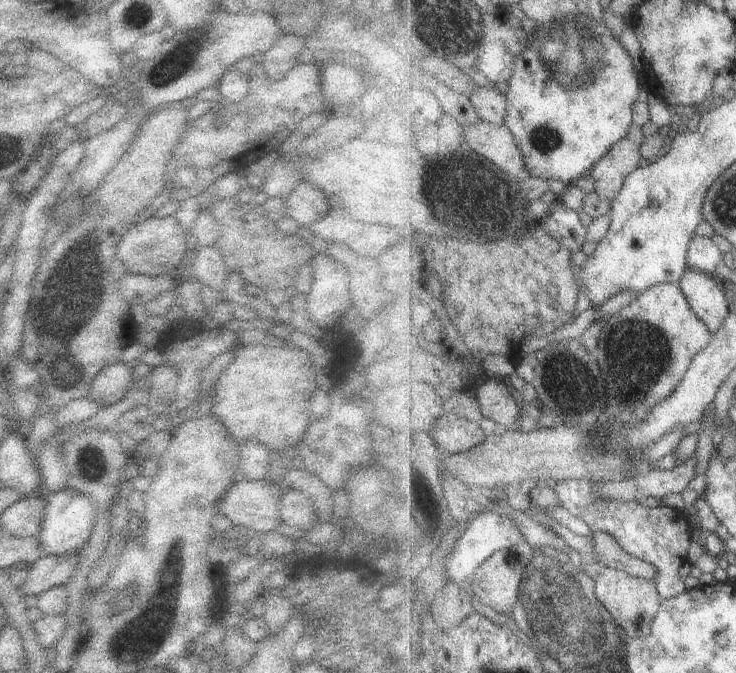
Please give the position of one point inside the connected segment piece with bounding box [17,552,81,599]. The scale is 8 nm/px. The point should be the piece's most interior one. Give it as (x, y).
(47, 572)

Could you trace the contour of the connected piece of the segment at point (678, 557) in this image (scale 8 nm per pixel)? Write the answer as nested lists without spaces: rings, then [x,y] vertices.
[[[588,479],[566,480],[556,486],[562,504],[574,512],[574,516],[588,522],[594,532],[612,532],[626,552],[654,564],[659,570],[656,588],[663,599],[679,596],[687,591],[685,578],[679,576],[682,566],[689,561],[692,542],[692,526],[684,513],[662,503],[647,501],[616,502],[606,500],[594,490]]]

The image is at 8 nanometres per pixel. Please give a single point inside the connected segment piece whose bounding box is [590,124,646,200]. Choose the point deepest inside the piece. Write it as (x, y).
(610, 174)

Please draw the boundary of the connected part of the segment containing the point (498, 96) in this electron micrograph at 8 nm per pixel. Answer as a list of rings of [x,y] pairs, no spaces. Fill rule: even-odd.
[[[478,88],[472,96],[474,106],[478,108],[478,114],[486,122],[506,125],[508,116],[508,99],[506,91],[500,92],[496,88]]]

